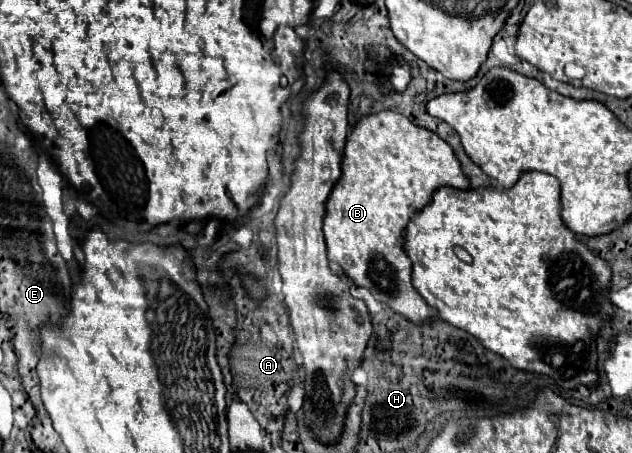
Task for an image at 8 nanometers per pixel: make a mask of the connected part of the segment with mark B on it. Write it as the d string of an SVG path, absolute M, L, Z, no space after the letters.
M383 110L379 114L363 116L355 124L345 144L341 170L343 174L327 200L327 216L323 224L329 260L337 262L357 286L367 288L379 302L383 302L391 312L403 316L405 320L413 324L437 320L437 310L425 304L425 300L411 282L411 260L403 250L403 232L409 220L431 202L435 190L443 186L469 190L469 180L463 174L461 164L455 158L451 146L445 140L441 140L435 132L415 126L399 112Z

